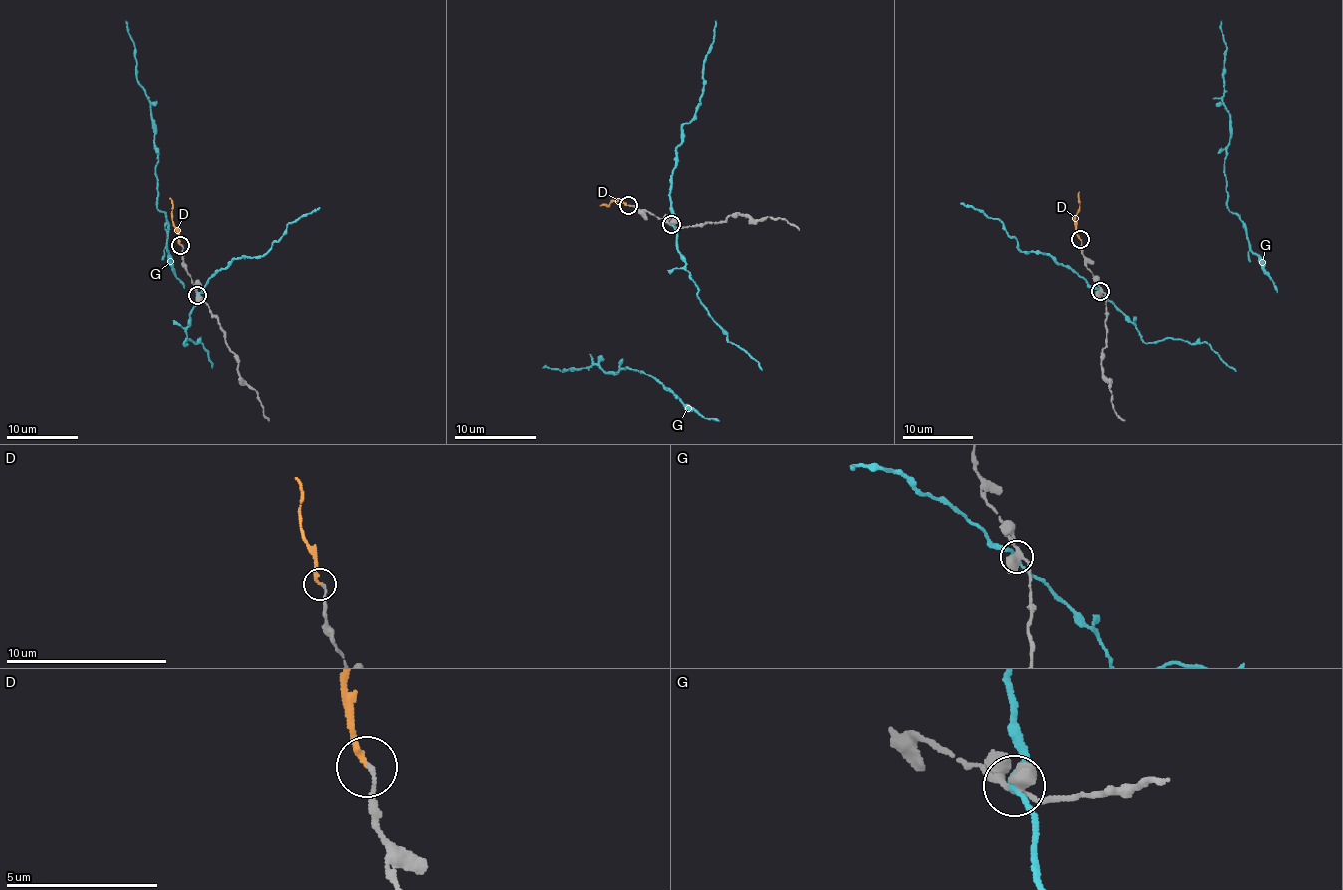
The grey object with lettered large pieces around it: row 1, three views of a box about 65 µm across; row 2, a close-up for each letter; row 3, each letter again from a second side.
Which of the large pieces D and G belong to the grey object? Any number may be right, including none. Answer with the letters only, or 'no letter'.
D

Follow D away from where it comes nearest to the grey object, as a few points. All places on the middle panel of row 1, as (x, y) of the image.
D: (628, 205), (613, 200), (609, 206), (599, 205)

